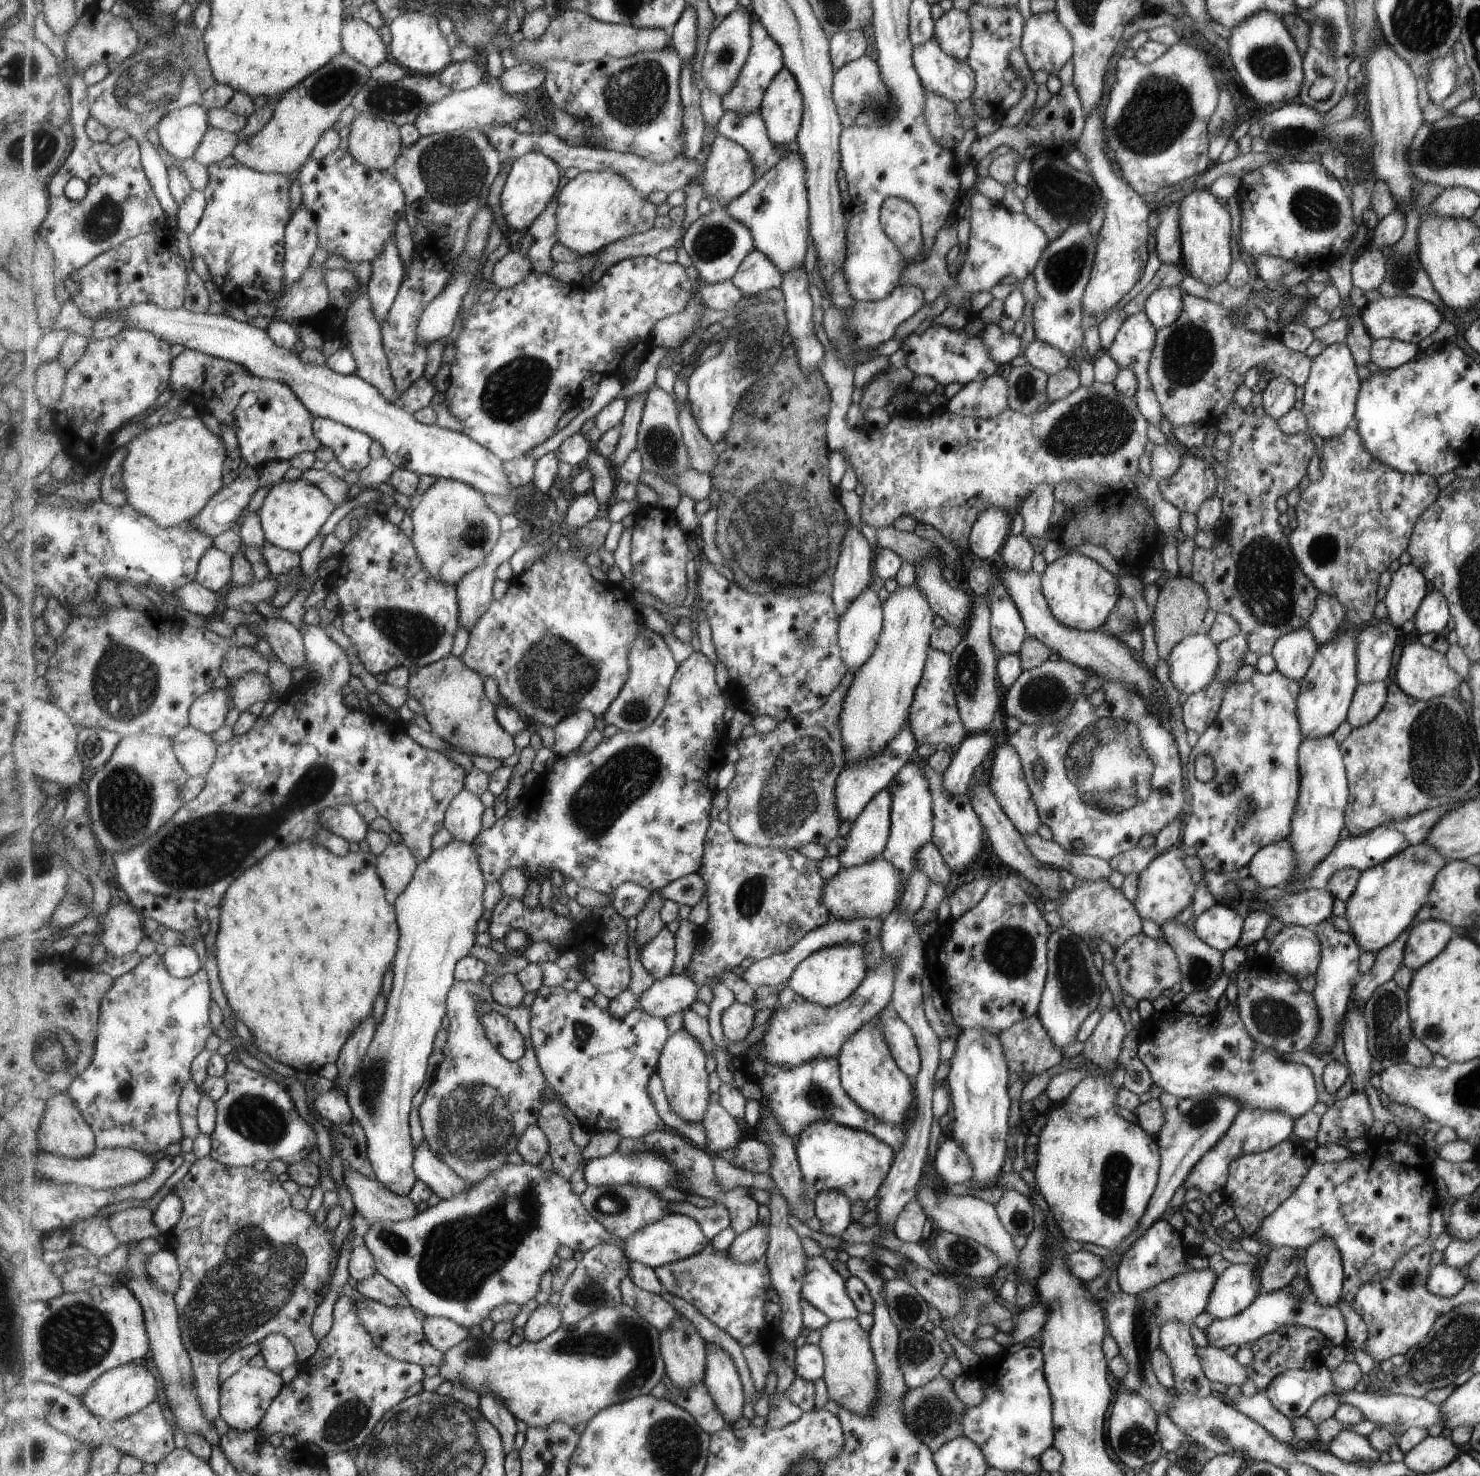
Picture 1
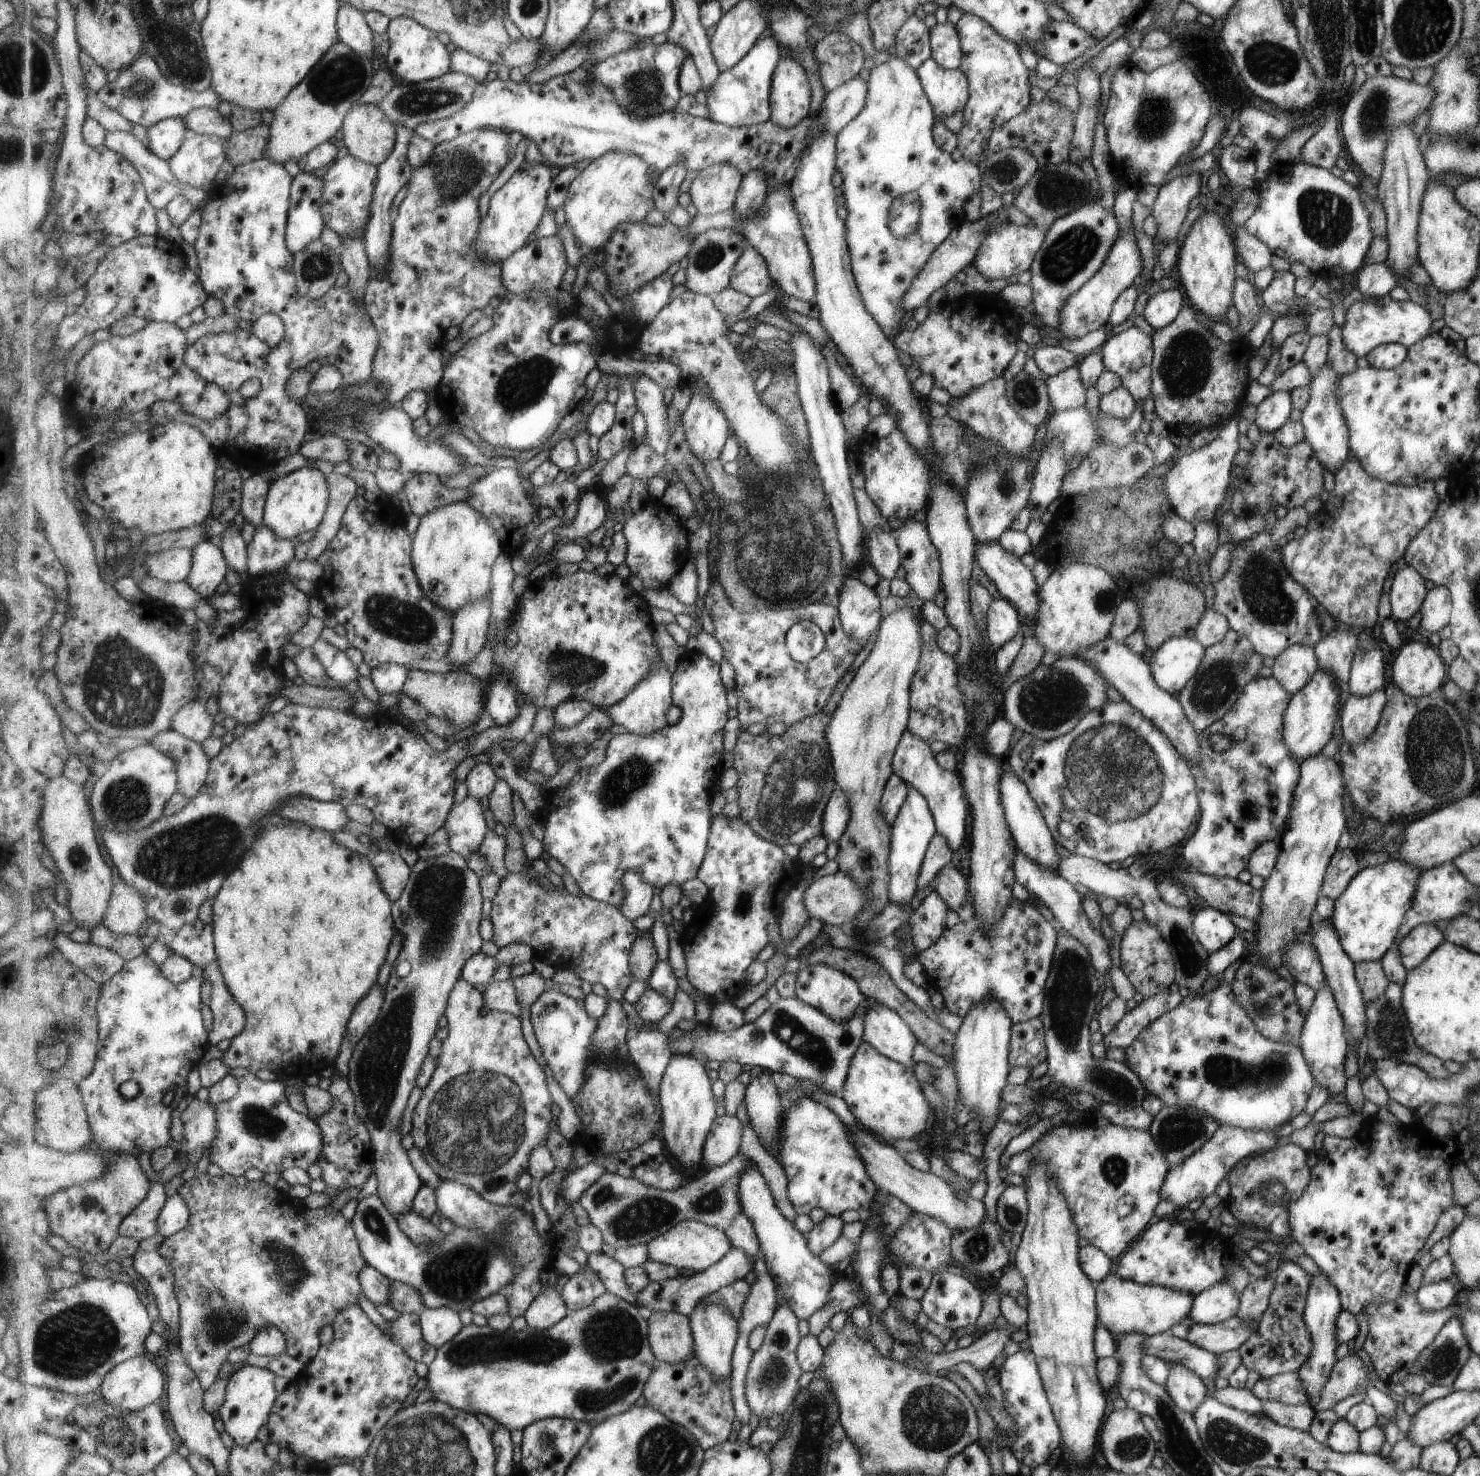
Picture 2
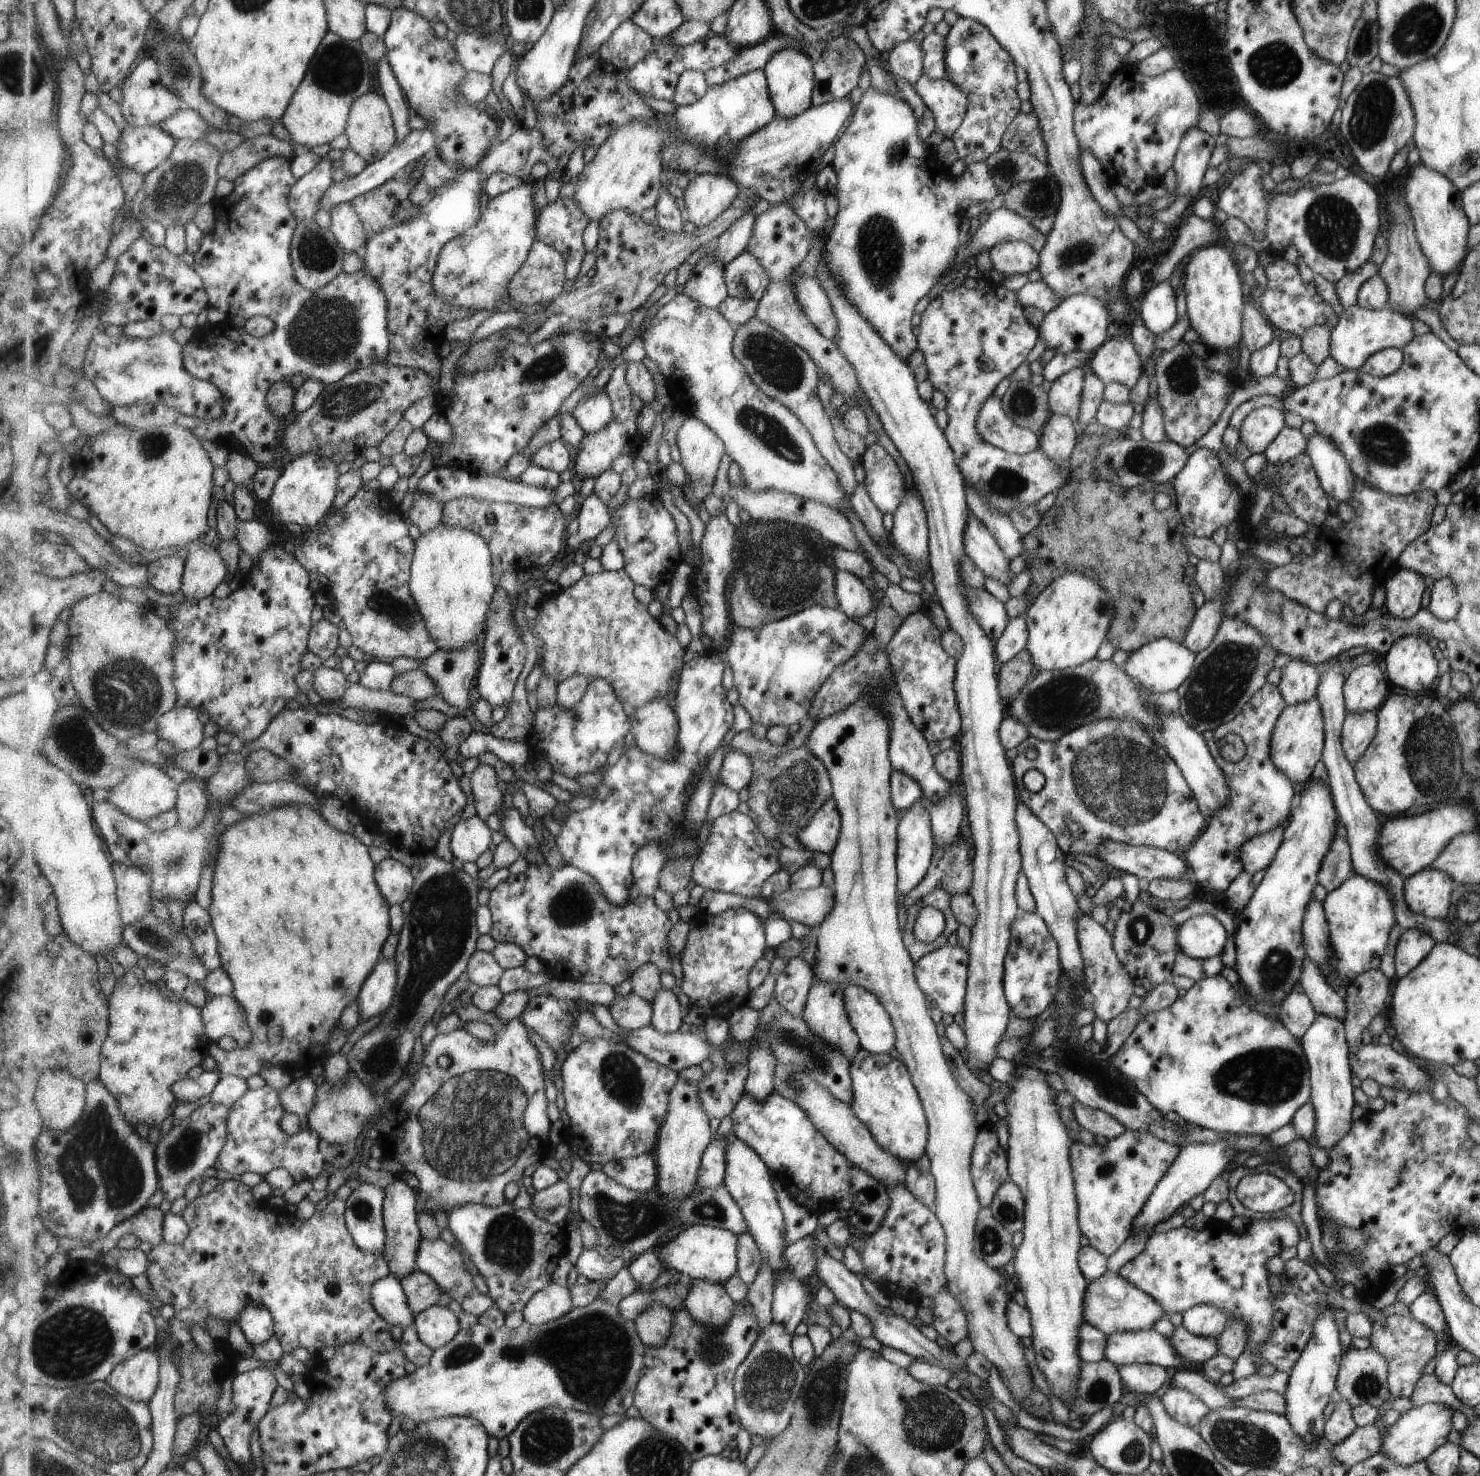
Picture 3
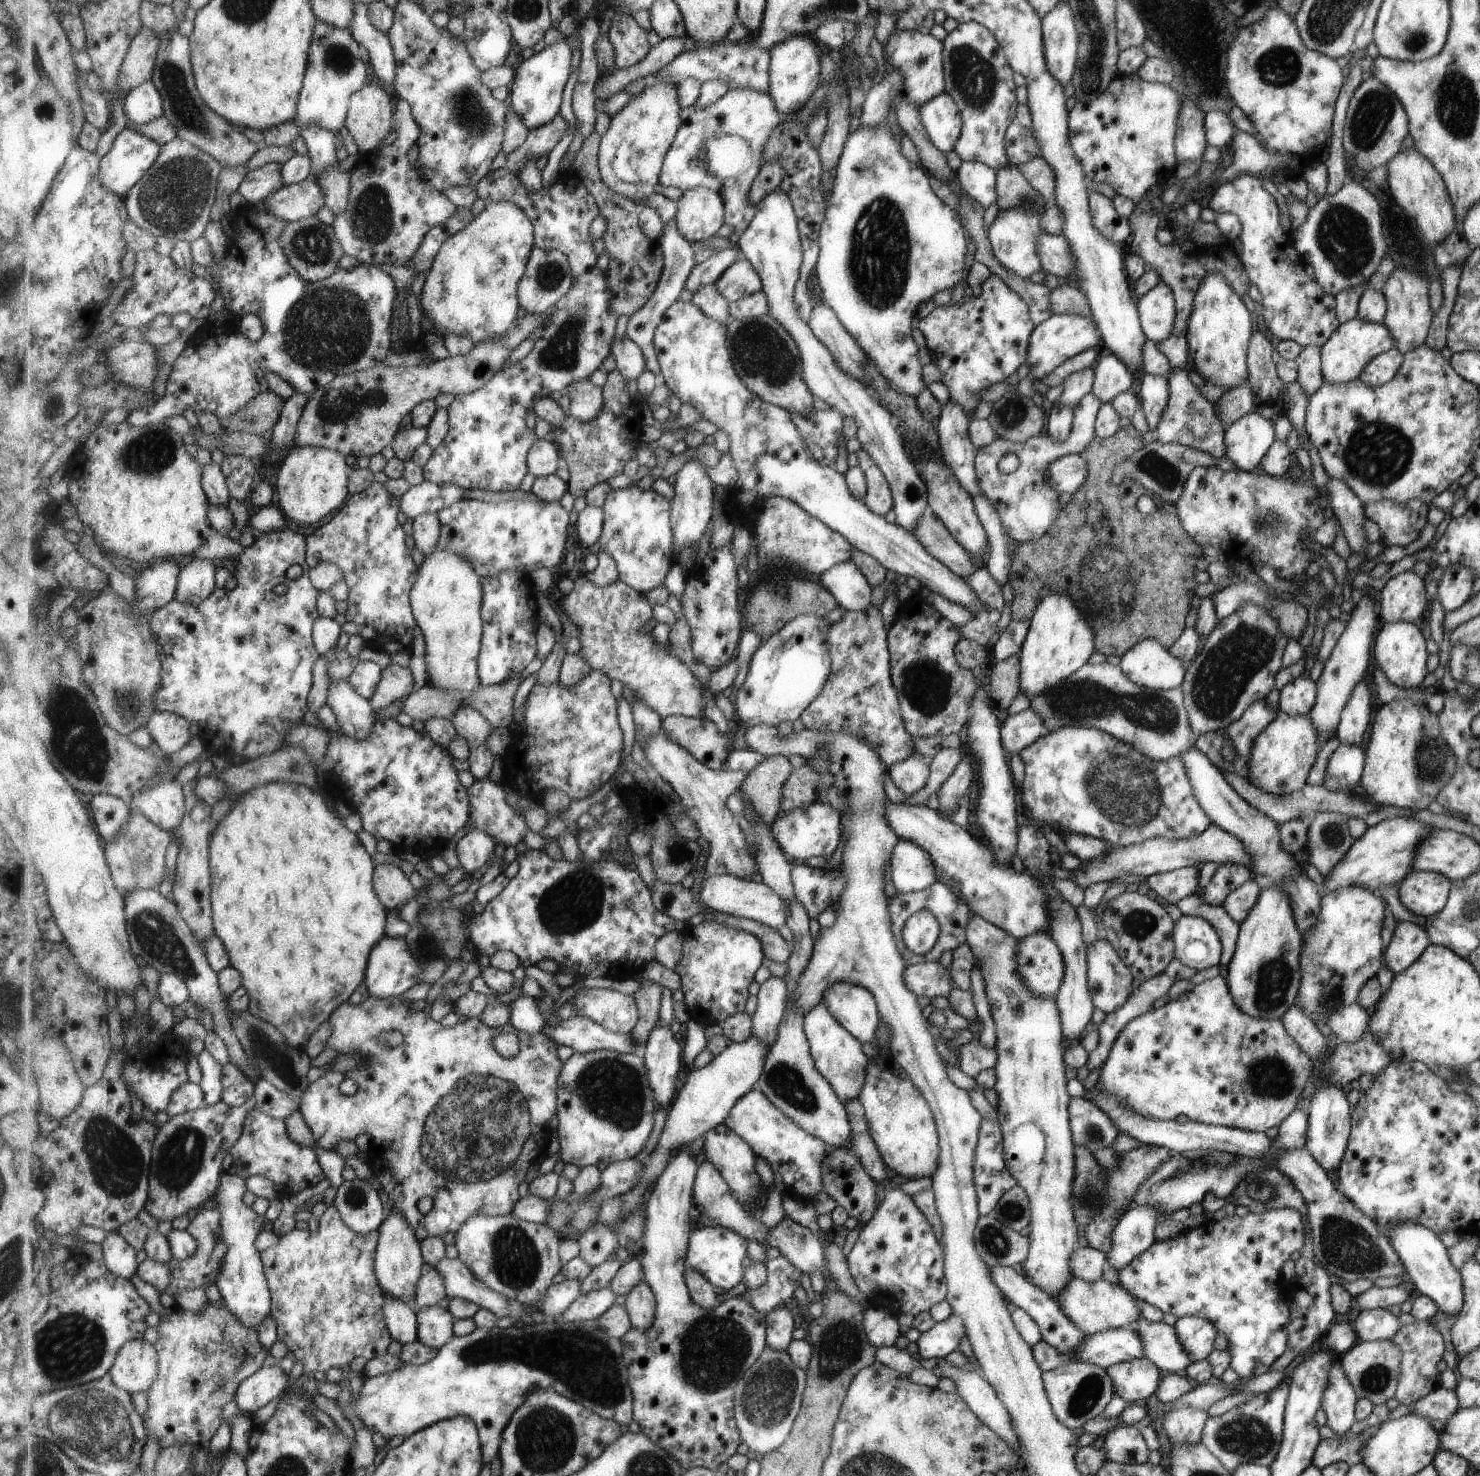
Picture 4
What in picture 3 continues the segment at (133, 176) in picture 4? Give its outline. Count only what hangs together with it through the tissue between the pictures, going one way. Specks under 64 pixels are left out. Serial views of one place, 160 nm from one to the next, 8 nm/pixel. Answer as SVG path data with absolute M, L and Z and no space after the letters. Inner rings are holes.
M126 125L118 144L118 161L135 172L148 175L171 156L176 138L159 125Z

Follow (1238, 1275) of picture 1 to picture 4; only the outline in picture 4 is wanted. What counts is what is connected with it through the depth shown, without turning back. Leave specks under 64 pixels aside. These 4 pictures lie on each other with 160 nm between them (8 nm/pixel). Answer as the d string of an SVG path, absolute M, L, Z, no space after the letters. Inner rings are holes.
M1197 1316L1179 1317L1174 1324L1174 1330L1183 1350L1191 1356L1191 1363L1206 1359L1213 1350L1217 1332L1209 1320Z

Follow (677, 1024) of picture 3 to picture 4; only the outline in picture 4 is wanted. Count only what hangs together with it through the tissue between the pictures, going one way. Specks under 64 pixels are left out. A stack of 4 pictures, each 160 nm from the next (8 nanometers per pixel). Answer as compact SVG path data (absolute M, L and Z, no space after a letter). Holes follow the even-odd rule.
M657 1022L647 1040L644 1055L647 1070L650 1071L651 1088L655 1090L655 1102L667 1107L667 1110L673 1105L679 1092L675 1086L677 1077L686 1068L683 1054L683 1042L675 1040L670 1026Z

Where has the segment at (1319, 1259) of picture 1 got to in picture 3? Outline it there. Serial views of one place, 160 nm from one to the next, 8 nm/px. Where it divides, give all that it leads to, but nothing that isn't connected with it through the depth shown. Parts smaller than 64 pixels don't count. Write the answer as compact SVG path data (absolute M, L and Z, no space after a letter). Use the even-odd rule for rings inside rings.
M1329 1305L1327 1309L1323 1309L1313 1321L1311 1336L1288 1372L1287 1384L1282 1394L1287 1422L1292 1426L1295 1435L1311 1445L1323 1438L1323 1410L1329 1398L1332 1398L1333 1382L1336 1381L1335 1376L1338 1376L1337 1366L1341 1364L1339 1358L1342 1358L1343 1354L1343 1348L1337 1340L1337 1325L1330 1308Z

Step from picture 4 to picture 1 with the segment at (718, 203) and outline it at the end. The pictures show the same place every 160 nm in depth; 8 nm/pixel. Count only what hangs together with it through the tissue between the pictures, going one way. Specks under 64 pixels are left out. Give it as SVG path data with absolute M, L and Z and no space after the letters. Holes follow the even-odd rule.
M718 135L714 139L705 164L702 184L710 197L709 201L711 199L718 199L719 203L729 203L745 194L756 181L757 171L752 162L750 152L744 146L726 136Z

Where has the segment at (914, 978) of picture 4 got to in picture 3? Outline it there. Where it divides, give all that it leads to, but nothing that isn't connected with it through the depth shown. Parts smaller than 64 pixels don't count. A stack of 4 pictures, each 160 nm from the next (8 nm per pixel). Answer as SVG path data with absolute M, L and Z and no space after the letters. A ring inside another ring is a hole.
M946 943L941 948L924 954L914 960L914 974L919 988L927 994L929 1000L935 1002L943 1015L954 1015L963 1011L966 994L966 978L968 977L969 950L957 944L953 947Z

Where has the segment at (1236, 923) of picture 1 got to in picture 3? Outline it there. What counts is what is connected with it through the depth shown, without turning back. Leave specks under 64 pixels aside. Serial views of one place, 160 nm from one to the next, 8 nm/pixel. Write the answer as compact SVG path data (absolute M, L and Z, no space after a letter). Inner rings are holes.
M1195 915L1176 928L1178 952L1192 959L1206 959L1219 955L1227 932L1212 915Z

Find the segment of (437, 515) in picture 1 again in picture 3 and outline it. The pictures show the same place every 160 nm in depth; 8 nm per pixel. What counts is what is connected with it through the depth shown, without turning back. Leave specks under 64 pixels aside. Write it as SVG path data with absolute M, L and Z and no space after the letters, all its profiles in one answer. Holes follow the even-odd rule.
M443 522L432 531L422 533L416 541L416 551L414 554L414 561L412 562L412 577L410 580L411 590L414 594L415 600L418 602L422 615L426 619L429 632L433 638L438 642L439 648L446 651L460 651L467 649L470 645L475 645L478 641L482 644L481 634L486 632L486 625L488 624L488 613L490 612L491 603L494 601L495 591L498 589L494 581L494 566L493 554L490 549L490 544L475 531L464 529L463 527L452 527Z

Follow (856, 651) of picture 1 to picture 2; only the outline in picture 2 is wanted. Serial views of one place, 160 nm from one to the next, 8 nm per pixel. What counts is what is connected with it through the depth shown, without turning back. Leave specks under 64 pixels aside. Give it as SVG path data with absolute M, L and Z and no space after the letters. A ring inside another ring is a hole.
M845 576L838 594L837 610L842 629L862 648L879 624L879 598L857 576Z

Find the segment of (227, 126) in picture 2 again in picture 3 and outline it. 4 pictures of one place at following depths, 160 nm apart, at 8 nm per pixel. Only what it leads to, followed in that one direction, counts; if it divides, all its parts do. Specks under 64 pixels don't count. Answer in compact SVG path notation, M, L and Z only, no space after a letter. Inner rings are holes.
M186 107L177 109L172 116L158 125L172 134L177 141L185 137L203 139L211 126L199 112Z

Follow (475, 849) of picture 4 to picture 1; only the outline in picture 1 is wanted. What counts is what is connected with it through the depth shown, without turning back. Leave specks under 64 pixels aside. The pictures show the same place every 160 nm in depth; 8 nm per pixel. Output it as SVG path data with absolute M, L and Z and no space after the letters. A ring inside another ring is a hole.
M463 789L447 809L444 826L453 838L472 843L482 833L485 811L479 795Z

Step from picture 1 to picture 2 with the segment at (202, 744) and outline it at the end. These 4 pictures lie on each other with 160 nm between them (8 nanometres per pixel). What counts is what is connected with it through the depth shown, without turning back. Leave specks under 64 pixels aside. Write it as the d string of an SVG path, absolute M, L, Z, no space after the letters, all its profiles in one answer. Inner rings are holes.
M171 728L155 737L151 744L177 763L179 791L190 801L197 798L210 771L211 759L202 743Z

